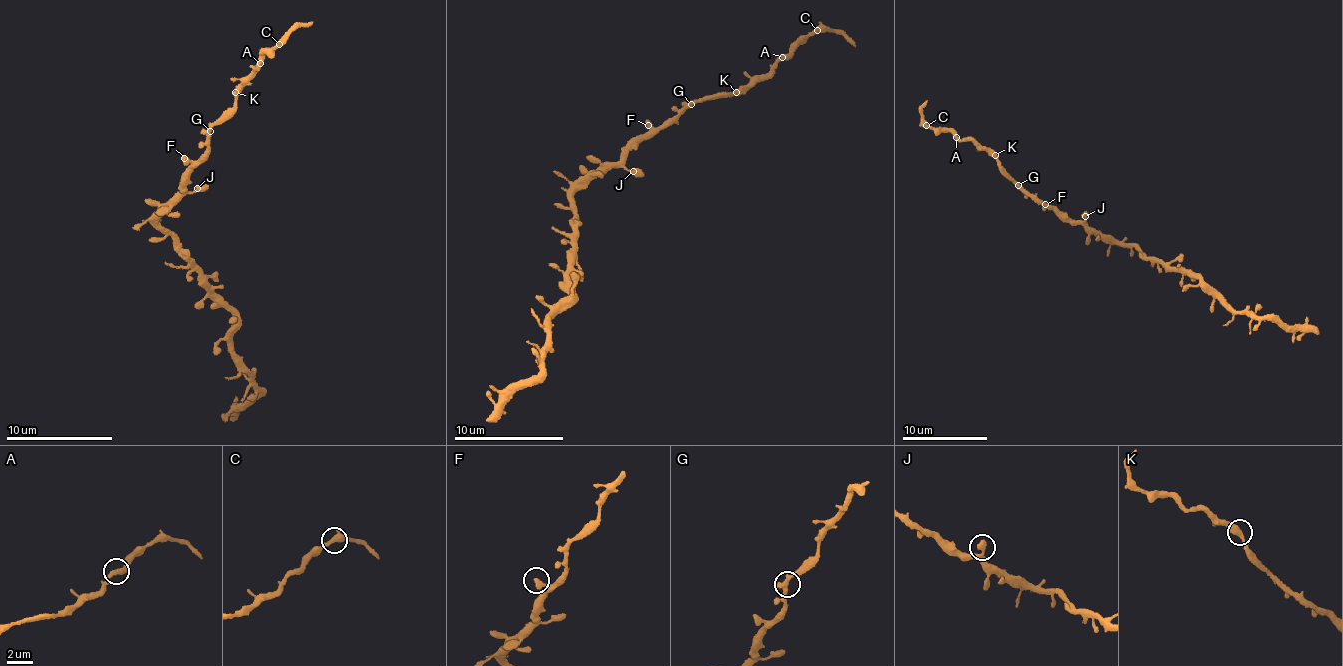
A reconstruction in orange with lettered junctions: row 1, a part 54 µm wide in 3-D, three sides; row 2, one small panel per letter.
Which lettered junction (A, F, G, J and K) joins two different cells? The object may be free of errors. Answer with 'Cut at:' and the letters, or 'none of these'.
Cut at: none of these

